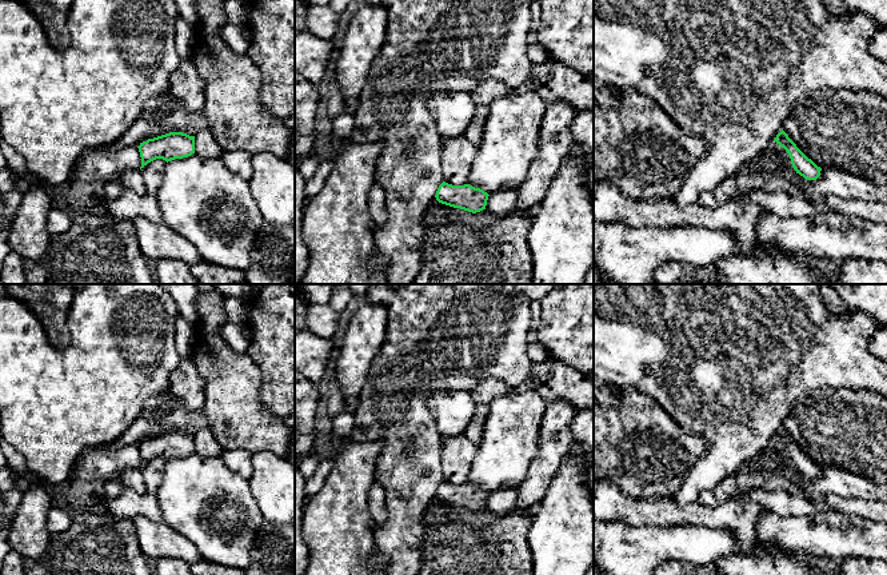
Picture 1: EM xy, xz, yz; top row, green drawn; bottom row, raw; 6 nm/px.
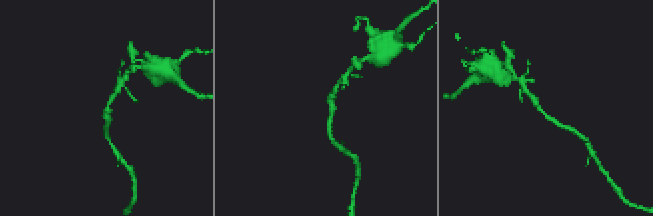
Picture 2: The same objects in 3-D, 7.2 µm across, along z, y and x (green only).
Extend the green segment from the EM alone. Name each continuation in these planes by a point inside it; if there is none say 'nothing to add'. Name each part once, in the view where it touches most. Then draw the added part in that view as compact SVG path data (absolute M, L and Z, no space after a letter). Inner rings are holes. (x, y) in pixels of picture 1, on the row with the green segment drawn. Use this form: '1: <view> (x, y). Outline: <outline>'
1: yz (783, 158). Outline: M772 141L772 144L770 145L770 151L778 156L778 161L780 164L791 164L790 155L776 141Z

